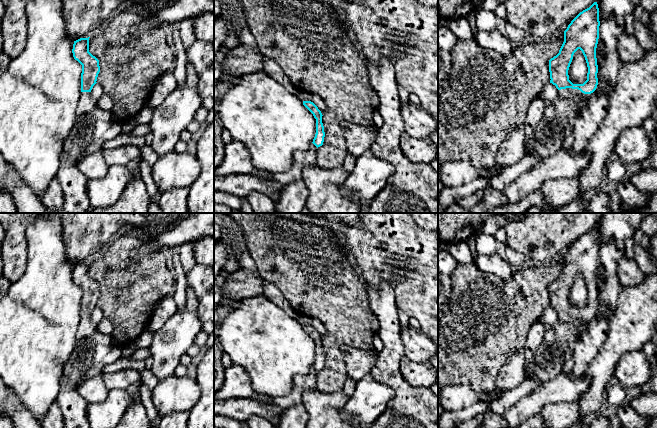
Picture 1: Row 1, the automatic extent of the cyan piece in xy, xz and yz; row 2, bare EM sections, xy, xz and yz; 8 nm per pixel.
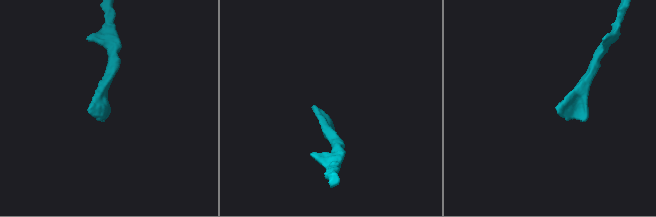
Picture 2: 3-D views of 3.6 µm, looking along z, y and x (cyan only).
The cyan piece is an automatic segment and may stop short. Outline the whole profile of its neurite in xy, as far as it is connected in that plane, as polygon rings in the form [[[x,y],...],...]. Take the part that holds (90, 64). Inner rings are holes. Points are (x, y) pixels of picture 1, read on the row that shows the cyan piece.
[[[89,38],[74,41],[72,49],[74,59],[82,65],[82,73],[81,96],[76,110],[76,120],[63,143],[63,152],[71,162],[76,162],[80,156],[102,151],[102,146],[107,140],[122,134],[122,124],[114,119],[110,111],[100,109],[97,100],[90,95],[93,86],[97,83],[100,66],[99,60],[89,52]]]

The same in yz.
[[[594,2],[589,8],[580,12],[564,31],[564,42],[559,53],[549,60],[550,83],[559,90],[559,96],[545,108],[543,118],[536,127],[534,147],[529,151],[525,150],[525,155],[537,154],[544,159],[562,149],[564,139],[574,132],[580,102],[586,94],[593,93],[598,85],[596,48],[599,26],[599,8],[597,2]],[[578,49],[582,51],[588,67],[587,80],[583,84],[573,84],[568,75],[573,55]]]

